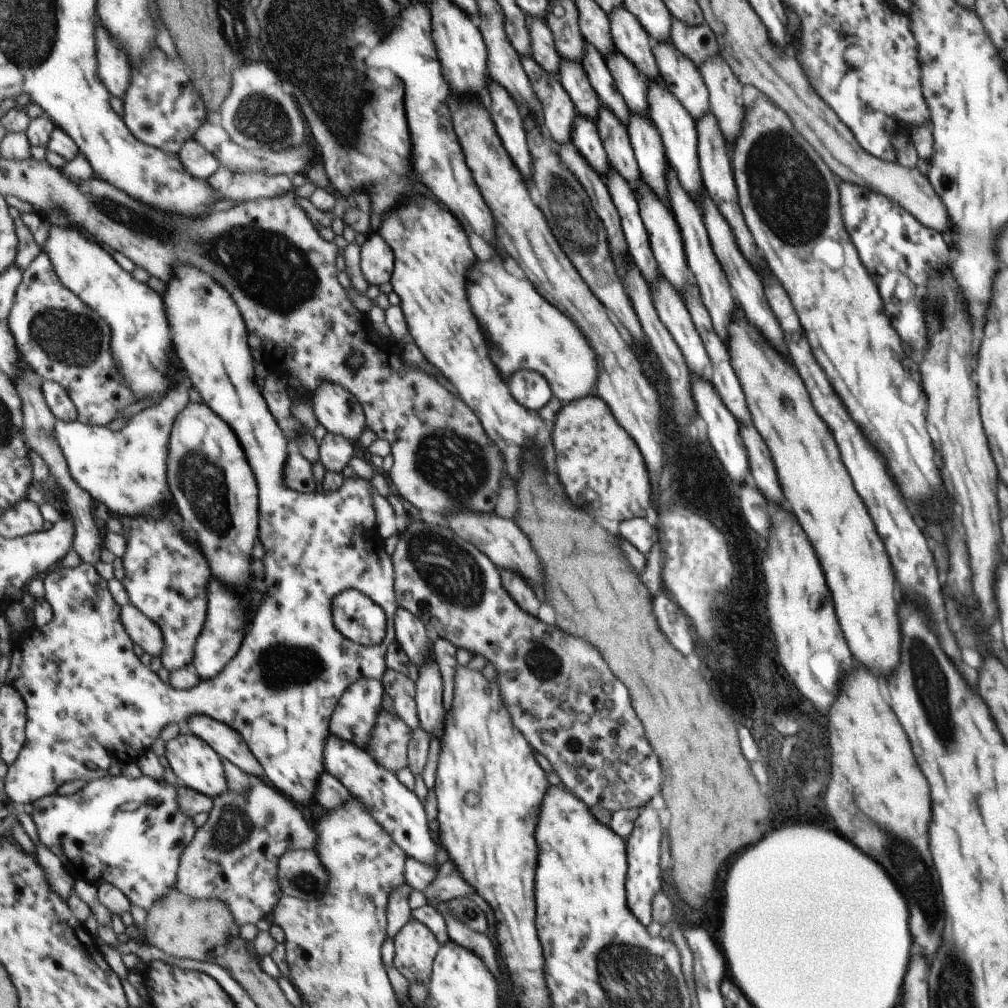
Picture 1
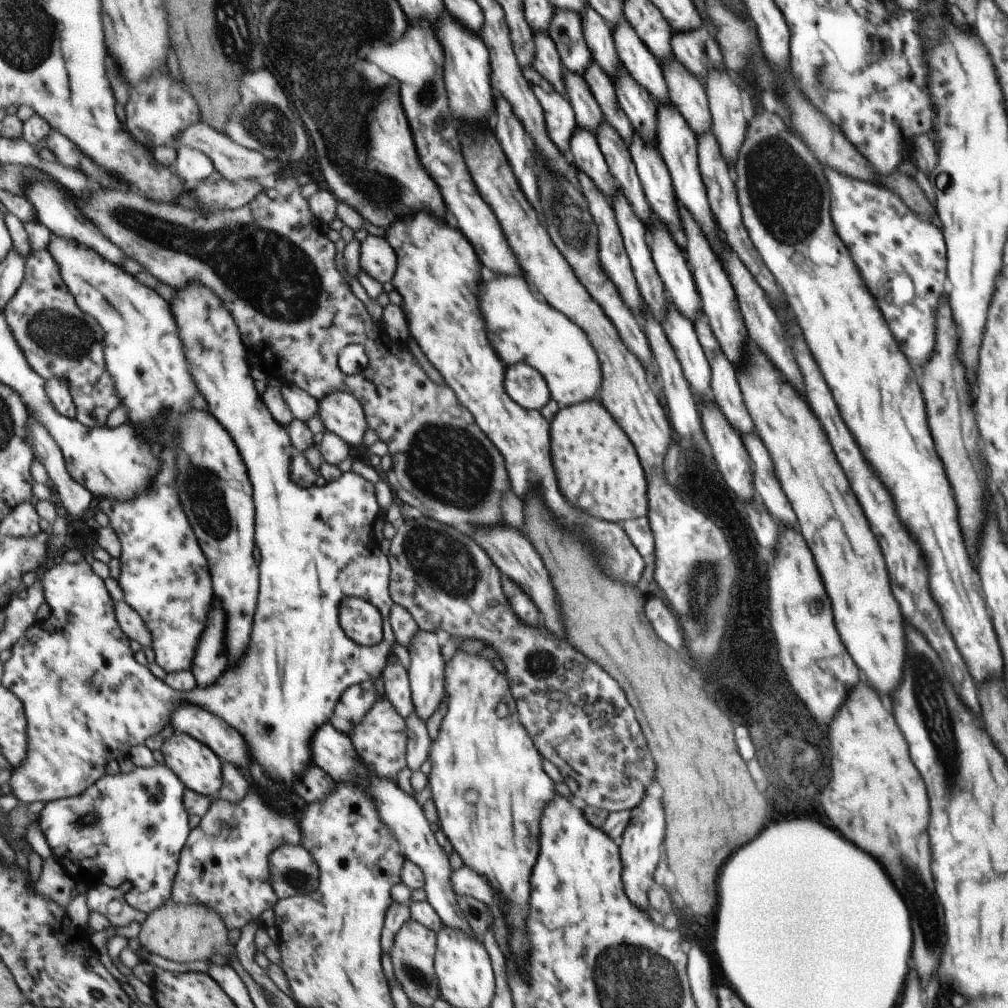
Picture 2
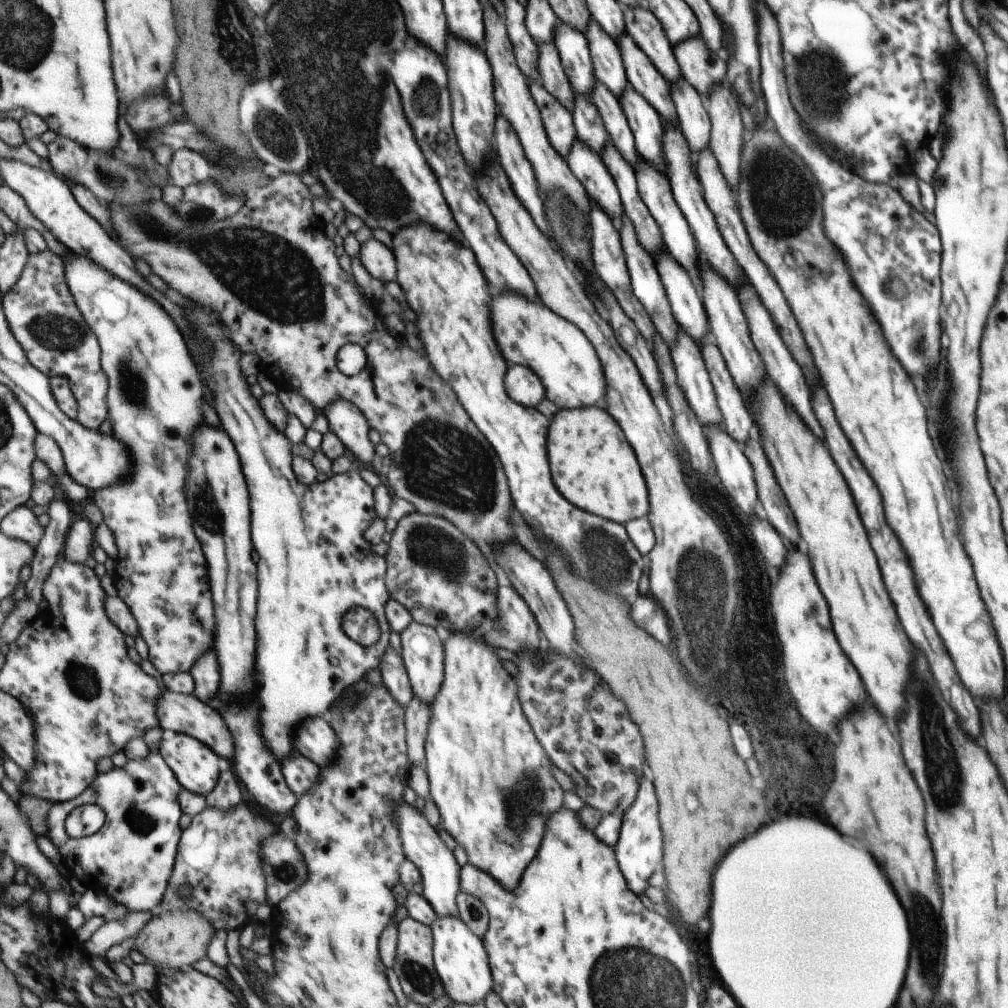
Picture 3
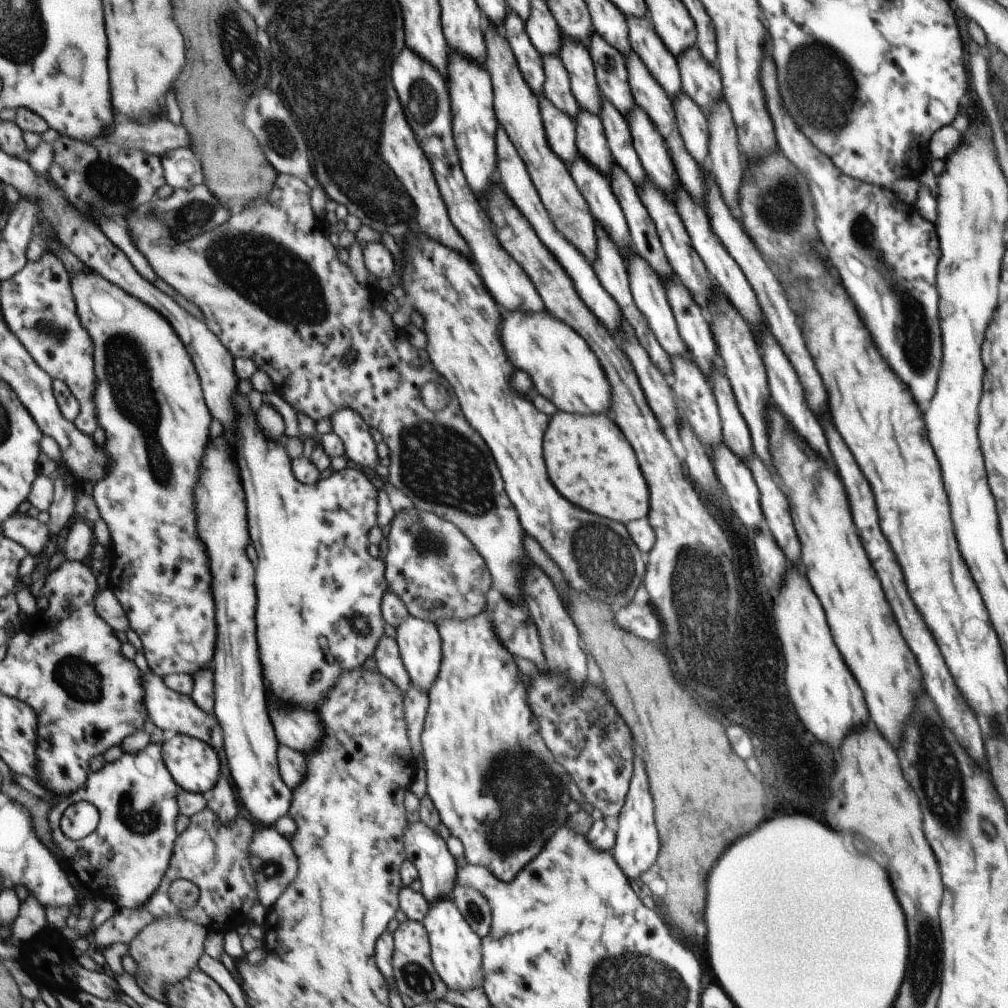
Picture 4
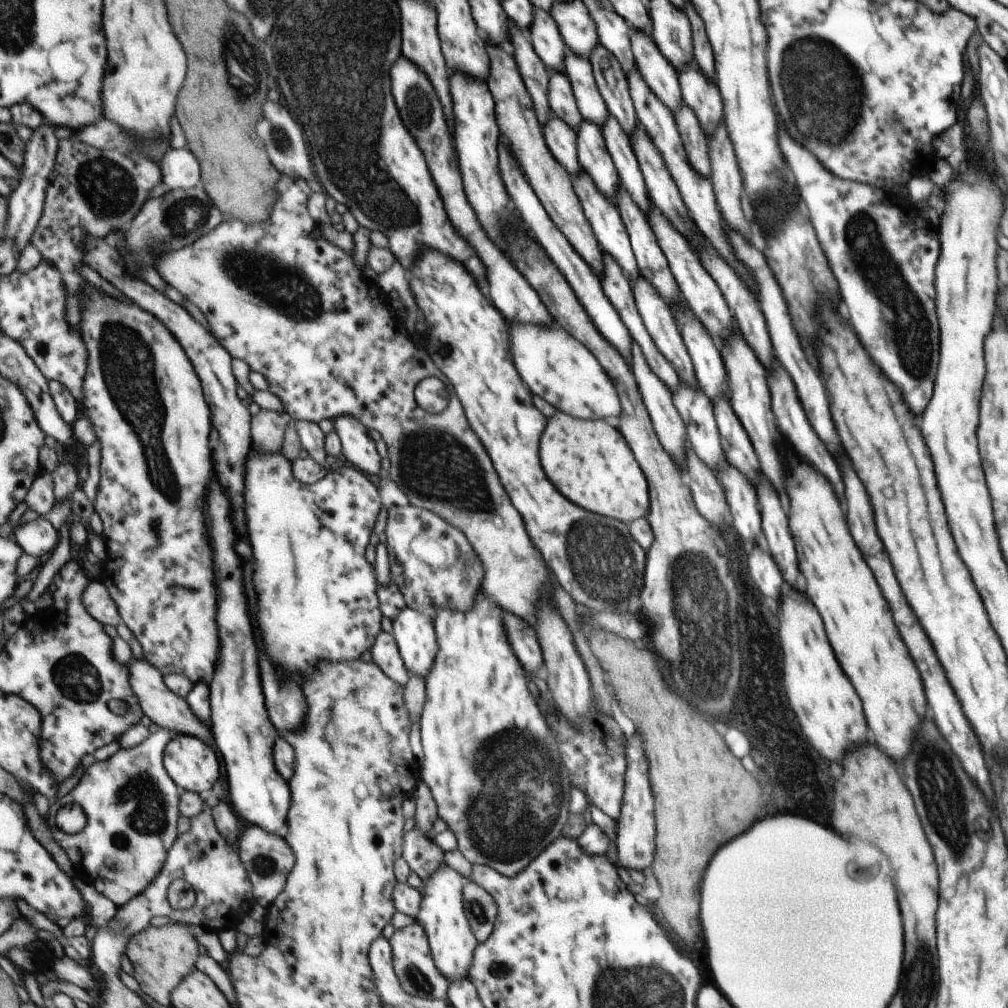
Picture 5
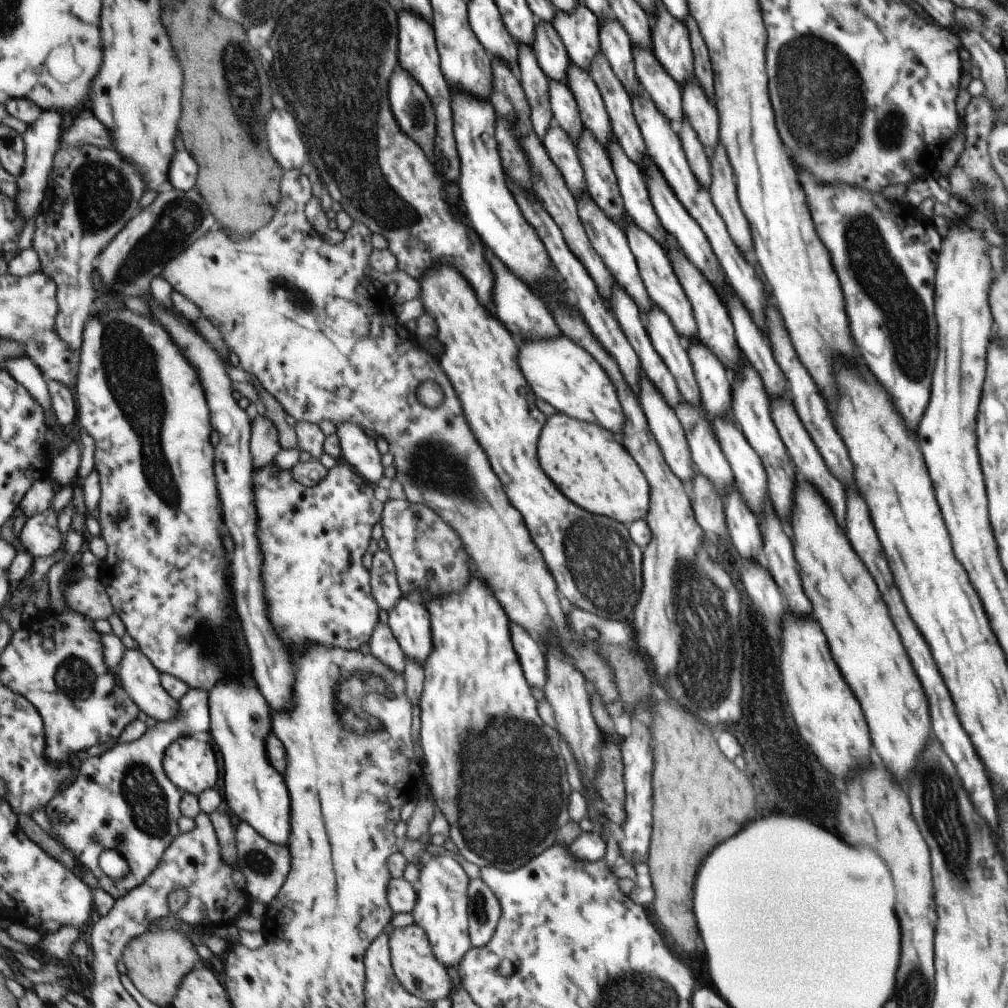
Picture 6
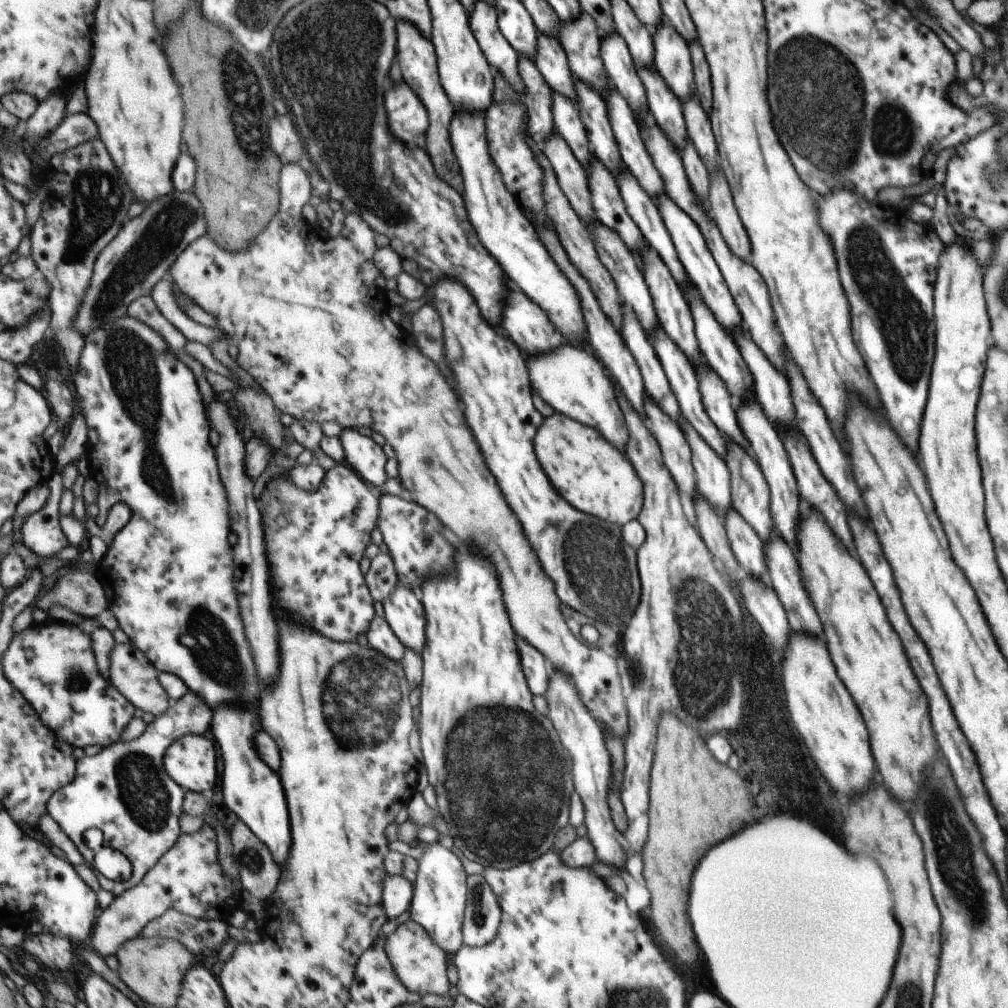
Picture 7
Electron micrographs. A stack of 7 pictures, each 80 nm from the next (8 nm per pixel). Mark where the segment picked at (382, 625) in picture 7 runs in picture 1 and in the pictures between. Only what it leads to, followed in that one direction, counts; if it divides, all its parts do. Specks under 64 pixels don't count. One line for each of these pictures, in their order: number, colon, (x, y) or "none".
1: (402, 690)
2: (397, 685)
3: (395, 676)
4: (389, 661)
5: (386, 653)
6: (384, 645)

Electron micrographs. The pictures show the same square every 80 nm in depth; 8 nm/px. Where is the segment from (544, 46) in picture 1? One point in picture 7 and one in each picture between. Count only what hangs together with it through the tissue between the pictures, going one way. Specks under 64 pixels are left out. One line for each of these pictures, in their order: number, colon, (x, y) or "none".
2: (546, 61)
3: (554, 80)
4: (556, 87)
5: (559, 95)
6: (562, 104)
7: (566, 121)

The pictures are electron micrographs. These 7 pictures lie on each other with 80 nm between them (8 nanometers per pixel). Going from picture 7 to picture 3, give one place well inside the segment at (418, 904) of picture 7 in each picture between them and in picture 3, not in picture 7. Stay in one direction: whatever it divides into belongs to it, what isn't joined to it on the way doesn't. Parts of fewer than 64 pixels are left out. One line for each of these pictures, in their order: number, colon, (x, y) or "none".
3: (462, 959)
4: (457, 950)
5: (454, 943)
6: (442, 908)

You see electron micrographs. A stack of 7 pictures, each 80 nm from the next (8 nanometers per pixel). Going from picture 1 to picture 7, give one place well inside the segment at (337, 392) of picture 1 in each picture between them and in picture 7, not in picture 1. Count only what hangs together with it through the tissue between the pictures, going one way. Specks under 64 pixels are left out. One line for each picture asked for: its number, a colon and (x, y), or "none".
2: (342, 414)
3: (346, 419)
4: (361, 447)
5: (359, 448)
6: (359, 450)
7: (363, 454)

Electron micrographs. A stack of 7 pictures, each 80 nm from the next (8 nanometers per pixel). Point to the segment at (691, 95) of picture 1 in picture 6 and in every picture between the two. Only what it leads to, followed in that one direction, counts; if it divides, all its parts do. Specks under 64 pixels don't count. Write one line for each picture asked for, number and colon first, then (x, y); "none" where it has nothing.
2: (686, 92)
3: (692, 119)
4: (693, 126)
5: (694, 139)
6: (697, 160)

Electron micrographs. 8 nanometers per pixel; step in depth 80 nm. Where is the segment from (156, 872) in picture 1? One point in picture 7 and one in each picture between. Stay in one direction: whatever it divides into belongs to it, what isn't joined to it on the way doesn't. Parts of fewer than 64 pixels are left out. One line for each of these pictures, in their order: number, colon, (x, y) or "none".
2: (140, 825)
3: (131, 858)
4: (125, 861)
5: (133, 804)
6: (124, 800)
7: (125, 790)

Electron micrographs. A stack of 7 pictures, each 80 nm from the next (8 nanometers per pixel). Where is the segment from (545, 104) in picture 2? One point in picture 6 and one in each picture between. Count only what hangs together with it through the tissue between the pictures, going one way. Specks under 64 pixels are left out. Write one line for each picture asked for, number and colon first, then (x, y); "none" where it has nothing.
3: (557, 120)
4: (559, 128)
5: (560, 138)
6: (562, 150)

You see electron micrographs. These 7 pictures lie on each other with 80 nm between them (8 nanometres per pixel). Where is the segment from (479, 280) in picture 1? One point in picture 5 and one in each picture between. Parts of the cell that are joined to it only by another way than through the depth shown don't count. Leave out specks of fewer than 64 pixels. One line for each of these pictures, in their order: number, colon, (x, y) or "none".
2: (524, 329)
3: (569, 368)
4: (563, 370)
5: (559, 369)

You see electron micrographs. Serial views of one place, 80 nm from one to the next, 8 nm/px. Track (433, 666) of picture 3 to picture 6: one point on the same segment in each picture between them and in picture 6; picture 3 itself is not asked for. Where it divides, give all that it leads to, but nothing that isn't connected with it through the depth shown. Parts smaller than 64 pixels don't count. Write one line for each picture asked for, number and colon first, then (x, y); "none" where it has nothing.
4: (421, 646)
5: (415, 631)
6: (411, 622)

